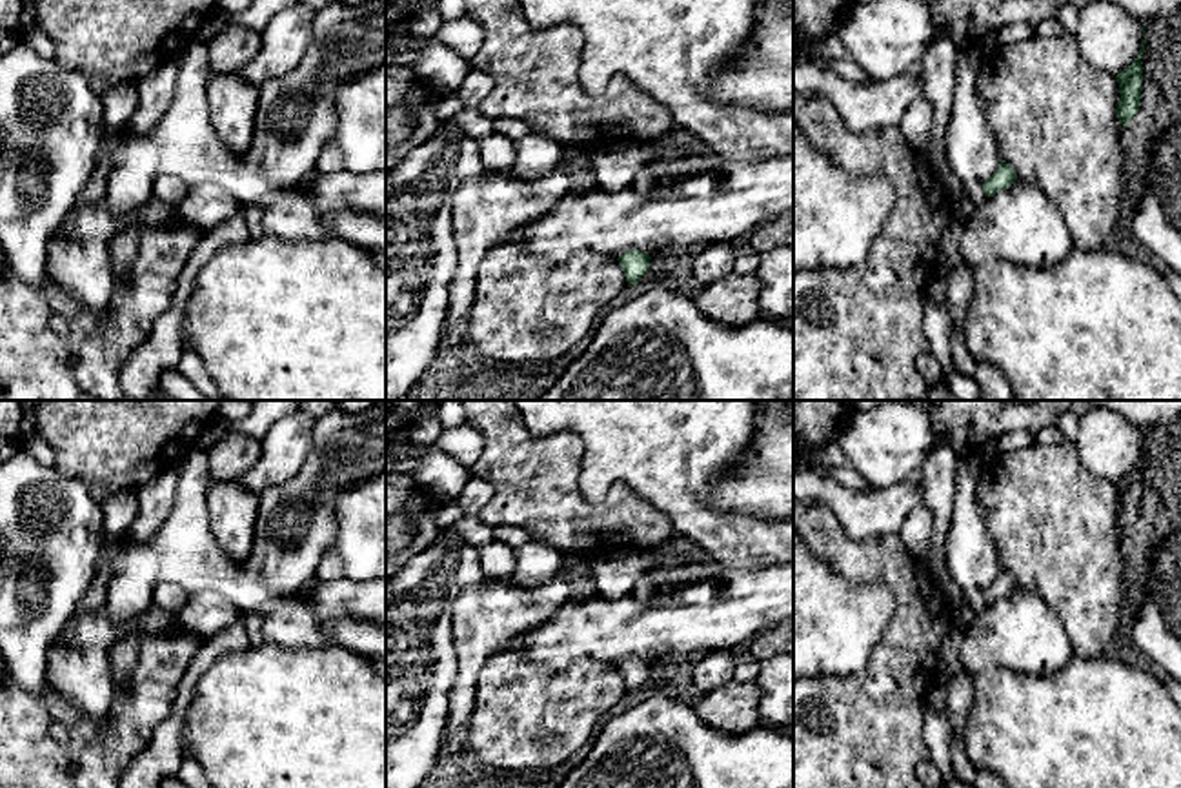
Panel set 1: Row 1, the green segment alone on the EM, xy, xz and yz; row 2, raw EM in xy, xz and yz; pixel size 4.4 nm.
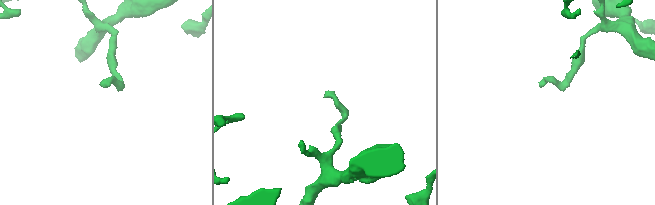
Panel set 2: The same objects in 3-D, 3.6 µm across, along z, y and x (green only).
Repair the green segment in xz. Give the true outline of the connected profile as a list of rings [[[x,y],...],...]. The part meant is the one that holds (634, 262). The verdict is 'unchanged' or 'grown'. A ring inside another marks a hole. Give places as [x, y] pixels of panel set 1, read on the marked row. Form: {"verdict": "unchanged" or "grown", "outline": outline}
{"verdict": "unchanged", "outline": [[[630,249],[617,260],[626,275],[628,286],[633,286],[648,273],[651,257],[639,249]]]}

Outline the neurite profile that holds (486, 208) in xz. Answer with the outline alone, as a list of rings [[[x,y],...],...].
[[[566,160],[531,182],[513,177],[511,171],[486,169],[459,186],[453,195],[457,271],[449,284],[446,329],[468,317],[484,255],[511,231],[548,213],[571,186]]]

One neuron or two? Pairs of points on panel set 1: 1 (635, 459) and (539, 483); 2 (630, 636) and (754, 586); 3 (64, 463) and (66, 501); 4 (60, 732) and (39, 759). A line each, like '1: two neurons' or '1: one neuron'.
1: two neurons
2: one neuron
3: two neurons
4: two neurons

